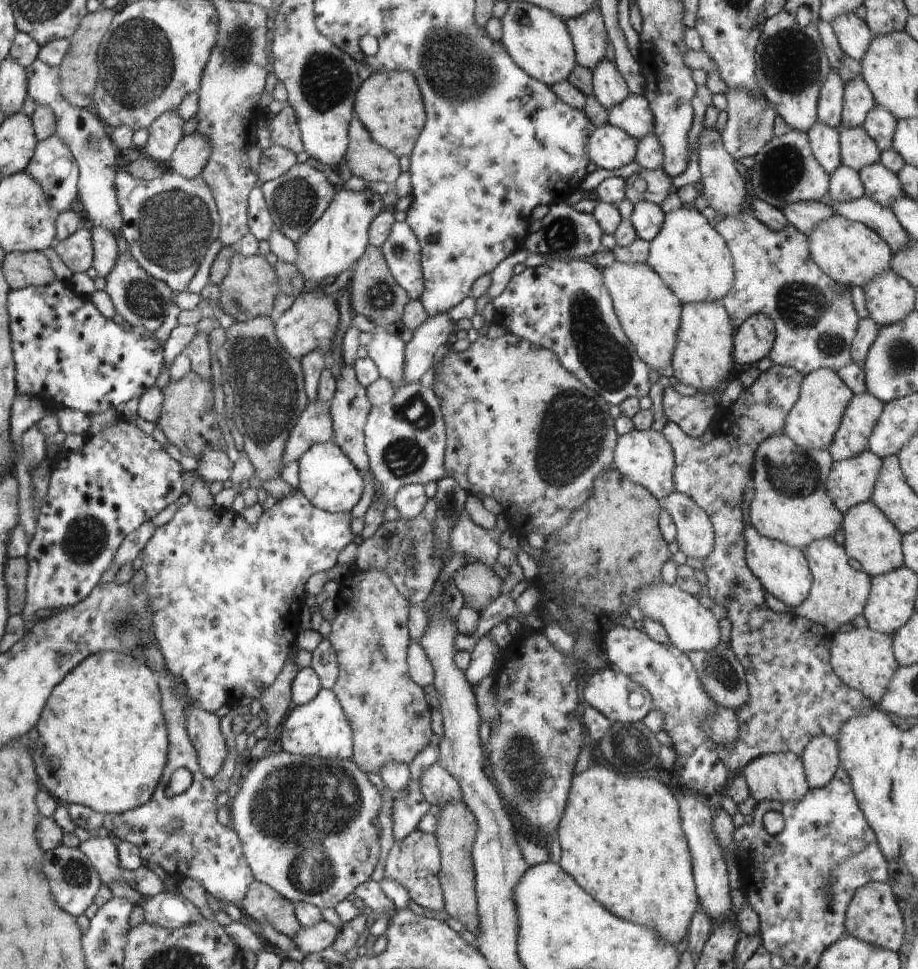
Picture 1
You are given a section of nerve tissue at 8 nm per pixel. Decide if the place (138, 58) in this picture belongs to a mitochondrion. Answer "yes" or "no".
yes

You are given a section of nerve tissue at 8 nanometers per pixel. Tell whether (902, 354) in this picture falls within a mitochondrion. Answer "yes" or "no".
yes

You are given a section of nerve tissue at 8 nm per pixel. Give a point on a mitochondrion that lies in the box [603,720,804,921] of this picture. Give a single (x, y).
(630, 748)

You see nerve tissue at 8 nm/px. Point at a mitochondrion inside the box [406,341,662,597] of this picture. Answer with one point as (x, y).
(587, 420)

